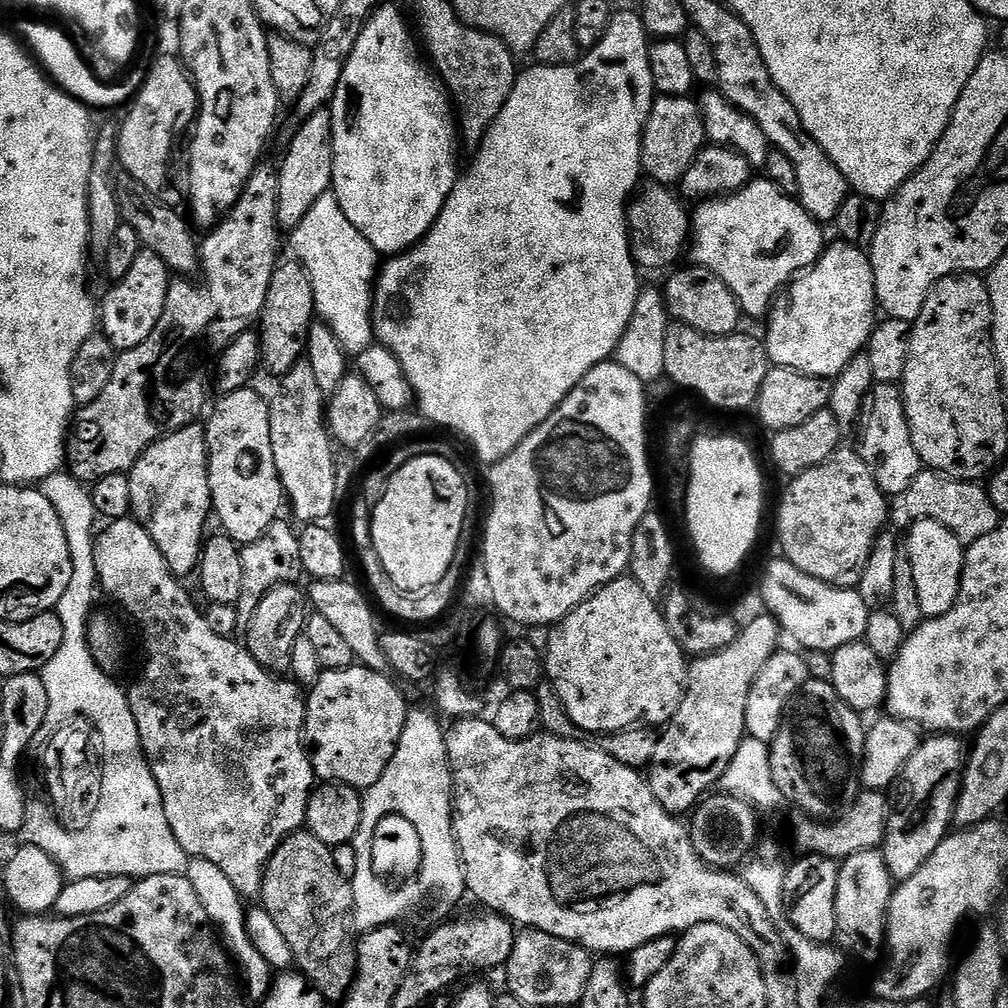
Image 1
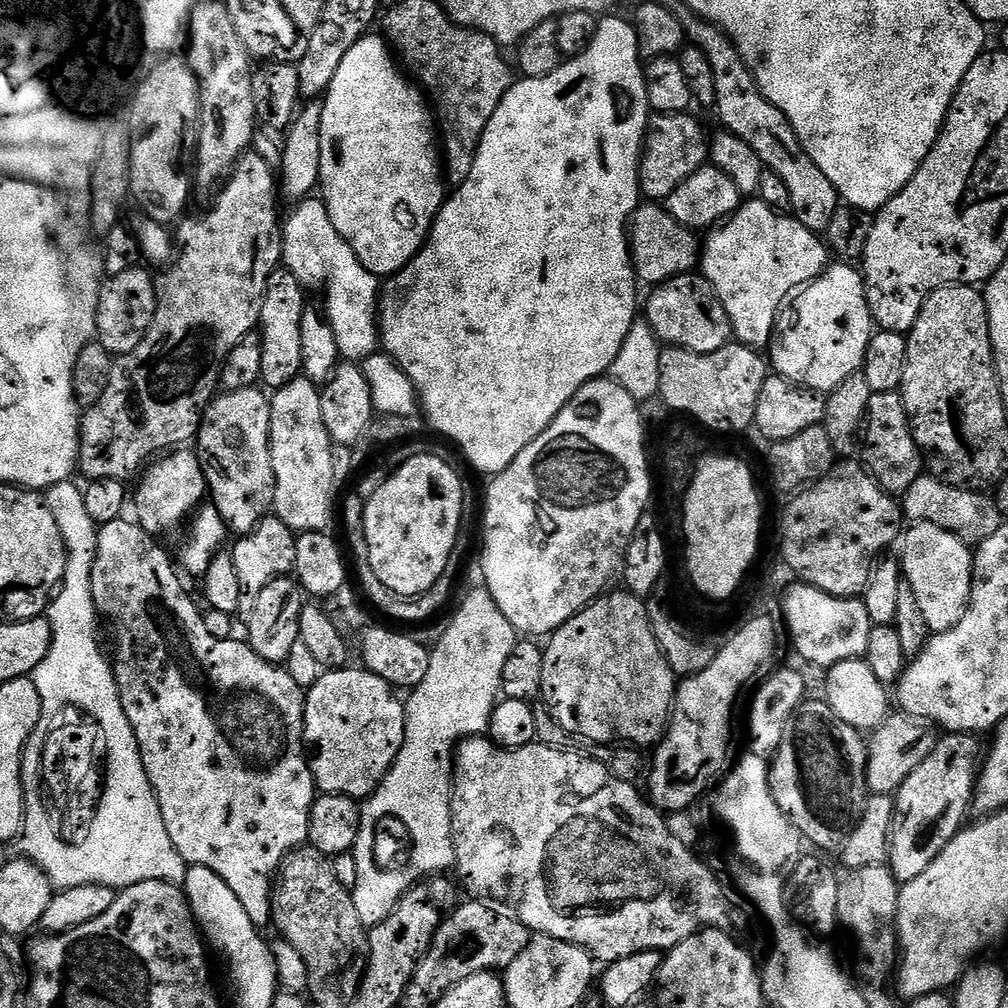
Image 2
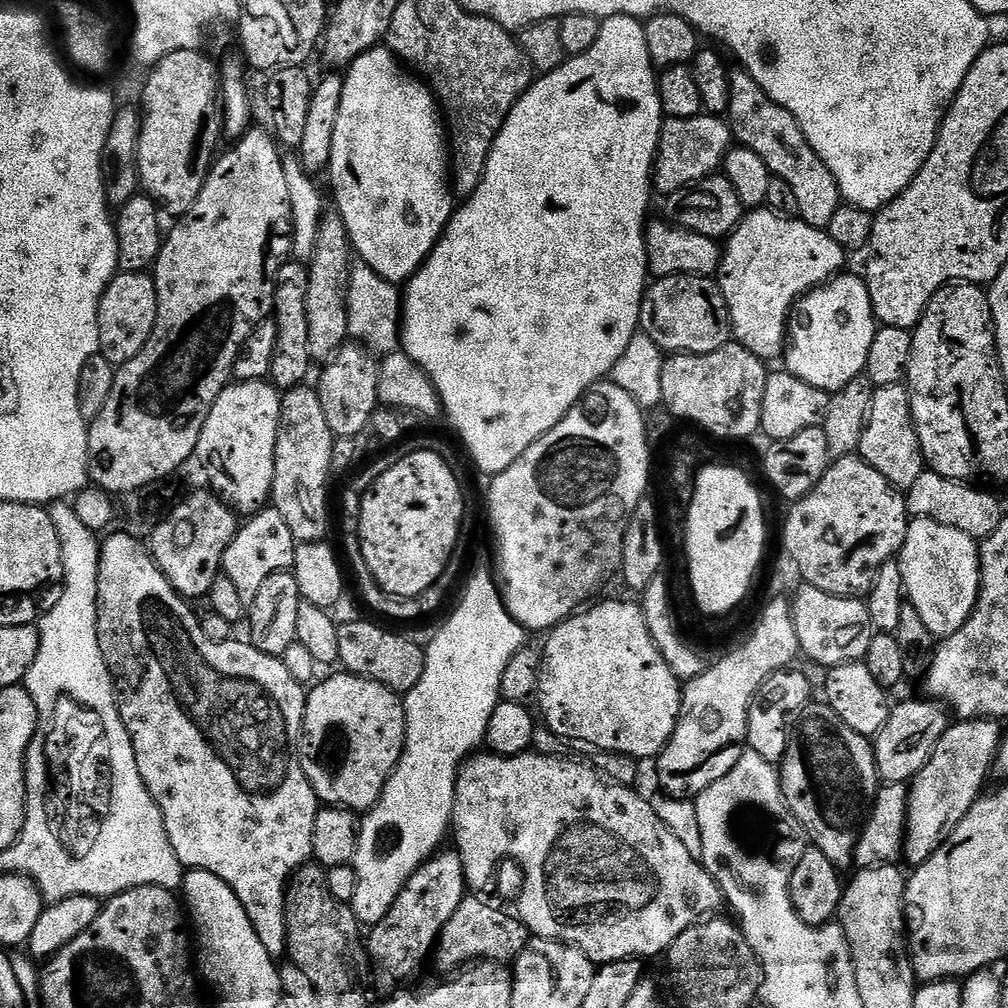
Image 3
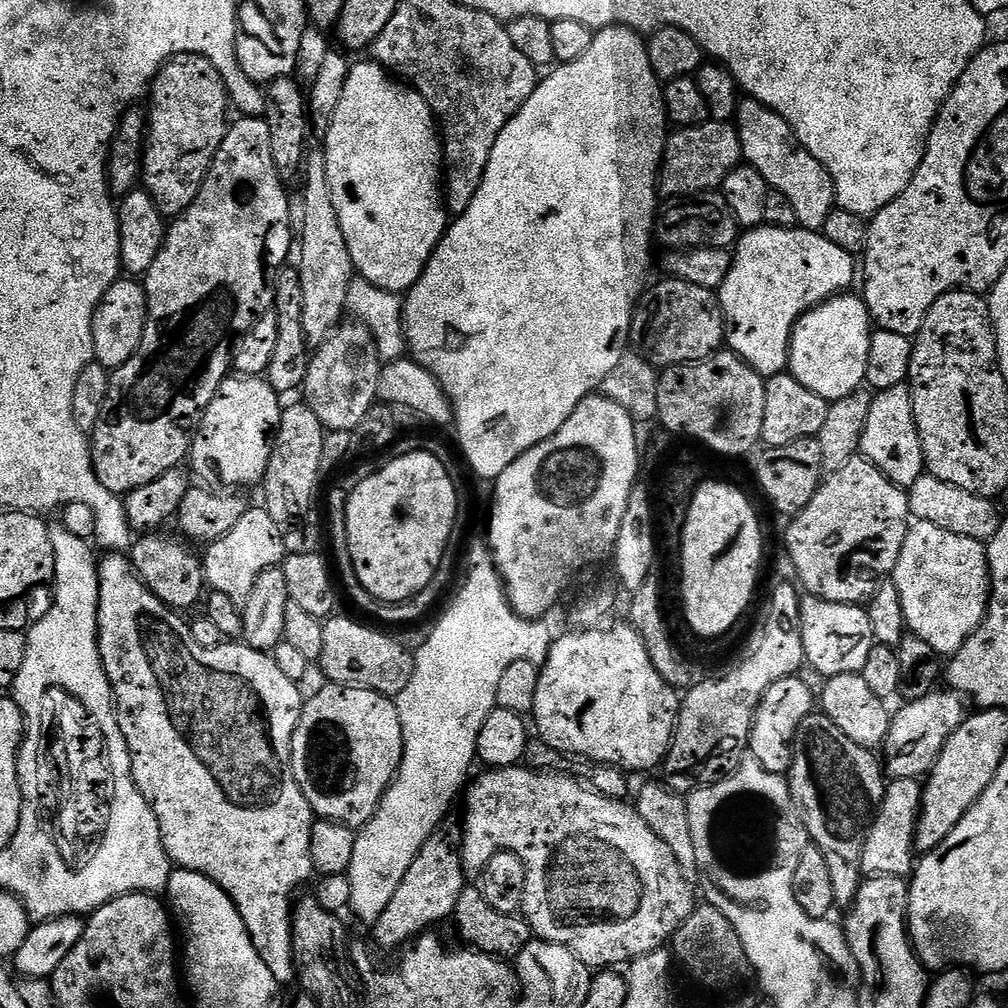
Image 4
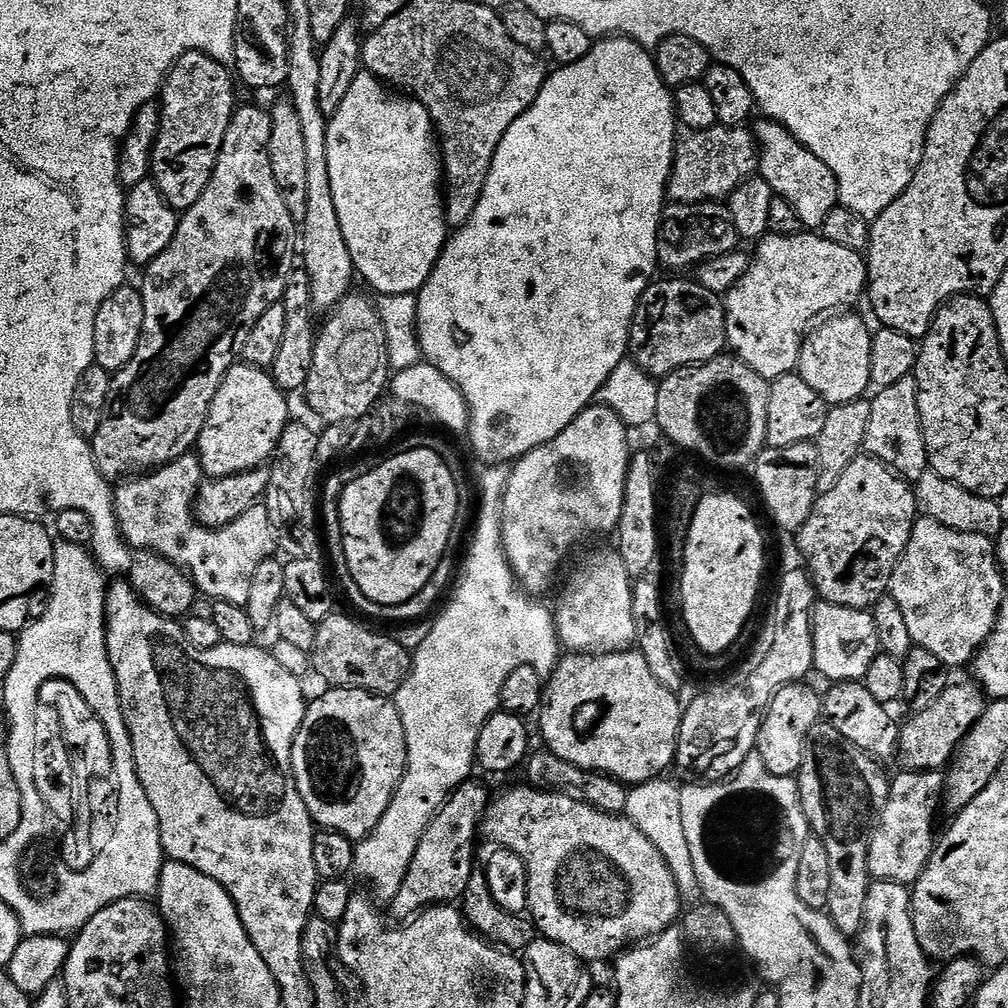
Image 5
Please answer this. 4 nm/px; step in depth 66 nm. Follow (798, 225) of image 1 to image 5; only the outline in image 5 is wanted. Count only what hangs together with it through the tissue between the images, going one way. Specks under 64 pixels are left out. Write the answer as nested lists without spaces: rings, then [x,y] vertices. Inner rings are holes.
[[[801,230],[795,236],[769,234],[755,248],[756,256],[754,252],[744,276],[723,297],[727,347],[736,359],[750,366],[750,370],[757,372],[763,380],[771,382],[797,371],[805,329],[813,323],[811,320],[815,316],[823,317],[825,314],[835,313],[843,309],[840,308],[843,304],[852,304],[859,296],[861,299],[865,295],[868,265],[859,251],[838,246],[837,243],[826,241],[820,234],[813,234],[808,230]]]

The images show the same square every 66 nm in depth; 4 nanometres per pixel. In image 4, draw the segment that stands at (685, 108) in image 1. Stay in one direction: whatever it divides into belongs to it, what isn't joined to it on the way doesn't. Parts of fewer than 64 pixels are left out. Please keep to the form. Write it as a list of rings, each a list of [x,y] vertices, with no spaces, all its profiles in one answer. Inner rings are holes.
[[[709,119],[708,124],[696,123],[680,126],[677,132],[675,129],[665,143],[658,181],[661,197],[683,198],[698,192],[711,192],[719,189],[735,168],[741,167],[739,134],[731,123],[714,119]]]

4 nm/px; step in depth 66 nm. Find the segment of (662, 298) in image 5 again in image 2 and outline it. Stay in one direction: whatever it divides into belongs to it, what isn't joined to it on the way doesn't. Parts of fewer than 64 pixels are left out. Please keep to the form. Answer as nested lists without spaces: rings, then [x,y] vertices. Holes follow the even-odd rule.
[[[681,274],[657,283],[653,288],[656,289],[648,300],[646,318],[665,345],[689,348],[692,352],[713,352],[733,339],[727,306],[707,276]]]

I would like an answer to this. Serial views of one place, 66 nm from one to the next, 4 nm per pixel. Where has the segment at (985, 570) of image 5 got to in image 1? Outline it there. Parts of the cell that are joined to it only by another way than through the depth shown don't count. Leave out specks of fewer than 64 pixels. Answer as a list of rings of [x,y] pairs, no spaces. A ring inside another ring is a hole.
[[[917,519],[915,523],[908,532],[906,551],[910,558],[910,570],[914,570],[918,602],[922,602],[922,614],[925,618],[941,616],[956,605],[960,596],[966,548],[949,528],[938,522]]]

